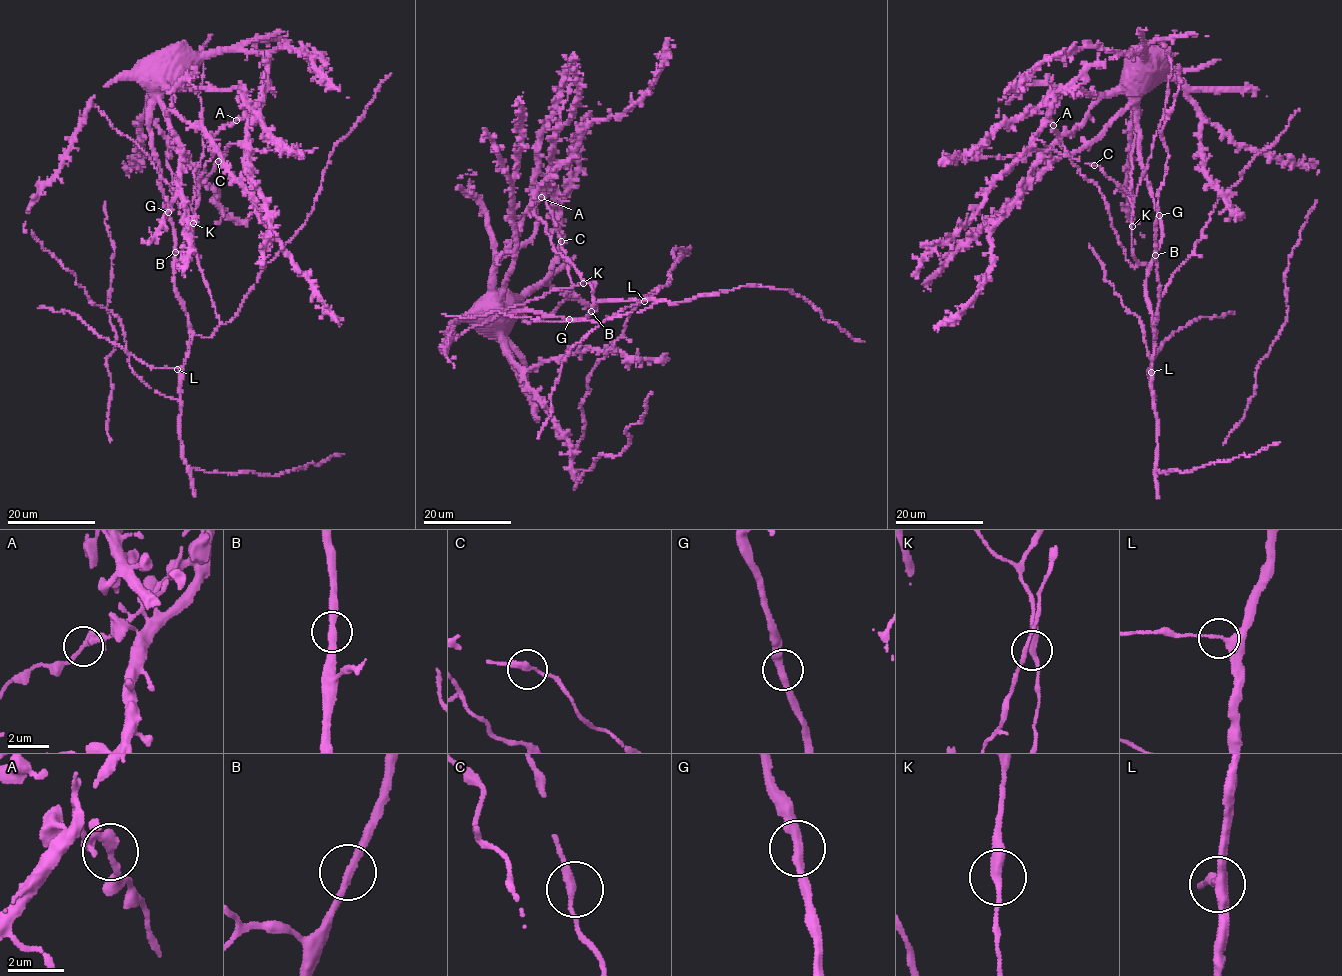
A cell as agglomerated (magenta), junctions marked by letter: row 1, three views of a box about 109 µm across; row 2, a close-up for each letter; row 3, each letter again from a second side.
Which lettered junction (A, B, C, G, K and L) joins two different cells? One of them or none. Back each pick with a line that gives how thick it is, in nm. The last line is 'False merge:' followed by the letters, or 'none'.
False merge: none

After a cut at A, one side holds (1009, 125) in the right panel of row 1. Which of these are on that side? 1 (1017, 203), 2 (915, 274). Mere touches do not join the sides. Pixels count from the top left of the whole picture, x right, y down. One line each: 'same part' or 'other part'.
1: other part
2: same part

